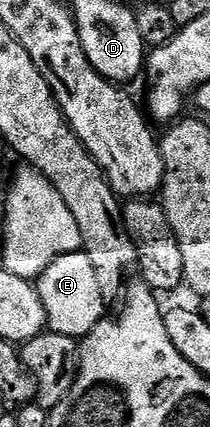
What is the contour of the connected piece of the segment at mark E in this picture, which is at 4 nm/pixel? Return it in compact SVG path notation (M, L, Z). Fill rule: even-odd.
M74 250L53 260L53 264L49 264L49 268L39 275L37 289L41 304L45 304L47 324L52 334L82 340L105 317L105 303L97 285L97 275L93 273L93 263L82 250Z

